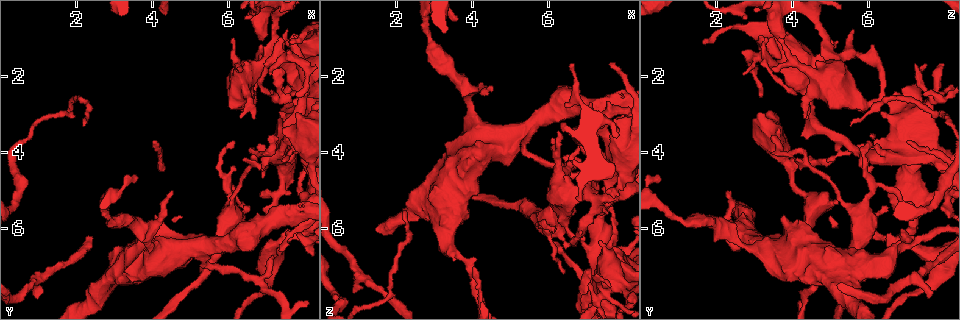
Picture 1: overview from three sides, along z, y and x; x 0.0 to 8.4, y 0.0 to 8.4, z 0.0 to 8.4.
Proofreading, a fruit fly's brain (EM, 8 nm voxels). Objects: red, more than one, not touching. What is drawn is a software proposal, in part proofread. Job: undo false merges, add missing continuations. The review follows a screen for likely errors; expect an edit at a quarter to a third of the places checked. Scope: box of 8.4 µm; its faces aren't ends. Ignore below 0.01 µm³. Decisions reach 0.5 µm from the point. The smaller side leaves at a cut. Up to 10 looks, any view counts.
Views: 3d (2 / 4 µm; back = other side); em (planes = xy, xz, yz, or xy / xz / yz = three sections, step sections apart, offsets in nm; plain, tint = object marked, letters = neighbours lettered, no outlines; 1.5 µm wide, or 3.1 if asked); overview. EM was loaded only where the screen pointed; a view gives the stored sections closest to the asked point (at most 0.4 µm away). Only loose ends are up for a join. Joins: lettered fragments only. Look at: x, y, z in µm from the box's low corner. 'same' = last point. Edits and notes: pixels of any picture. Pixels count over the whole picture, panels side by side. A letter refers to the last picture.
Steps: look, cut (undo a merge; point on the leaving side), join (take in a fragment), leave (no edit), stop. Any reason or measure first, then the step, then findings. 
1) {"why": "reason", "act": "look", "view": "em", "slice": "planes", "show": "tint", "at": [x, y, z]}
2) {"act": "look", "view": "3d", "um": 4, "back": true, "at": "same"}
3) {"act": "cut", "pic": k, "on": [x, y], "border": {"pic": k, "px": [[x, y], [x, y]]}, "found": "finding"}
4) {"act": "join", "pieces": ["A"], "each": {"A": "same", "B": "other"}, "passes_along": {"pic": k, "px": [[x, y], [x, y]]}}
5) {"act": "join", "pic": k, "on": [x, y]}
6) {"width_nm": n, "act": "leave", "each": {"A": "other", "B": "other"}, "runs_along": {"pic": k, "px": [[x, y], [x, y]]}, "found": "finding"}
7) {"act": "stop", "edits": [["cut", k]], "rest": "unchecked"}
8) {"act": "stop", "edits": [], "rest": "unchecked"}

{"why": "an open end", "act": "look", "view": "em", "slice": "yz", "step": 4, "show": "letters", "at": [6.10, 3.75, 6.15]}

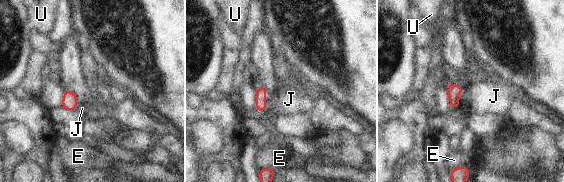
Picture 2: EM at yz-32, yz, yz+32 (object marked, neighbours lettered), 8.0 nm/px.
{"act": "join", "pieces": ["J"], "each": {"E": "other", "J": "same", "U": "other"}, "passes_along": {"pic": 2, "px": [[260, 104], [265, 101], [289, 99]]}, "found": "it goes on there"}

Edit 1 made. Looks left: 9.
{"act": "look", "view": "em", "slice": "planes", "show": "letters", "at": [6.80, 7.35, 4.60]}

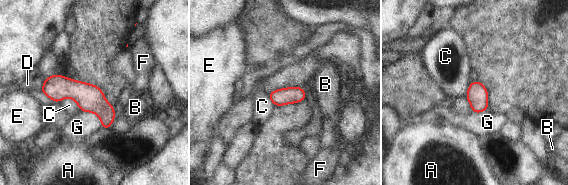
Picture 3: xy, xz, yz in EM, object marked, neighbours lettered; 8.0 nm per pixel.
{"width_nm": 140, "longest_contact_nm": ["G", 240], "act": "leave", "each": {"A": "other", "B": "other", "C": "other", "D": "other", "E": "other", "F": "other", "G": "other"}, "found": "continuous, no second neuron"}

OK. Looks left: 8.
{"act": "stop", "edits": [["join", 2]], "rest": "unchecked"}

